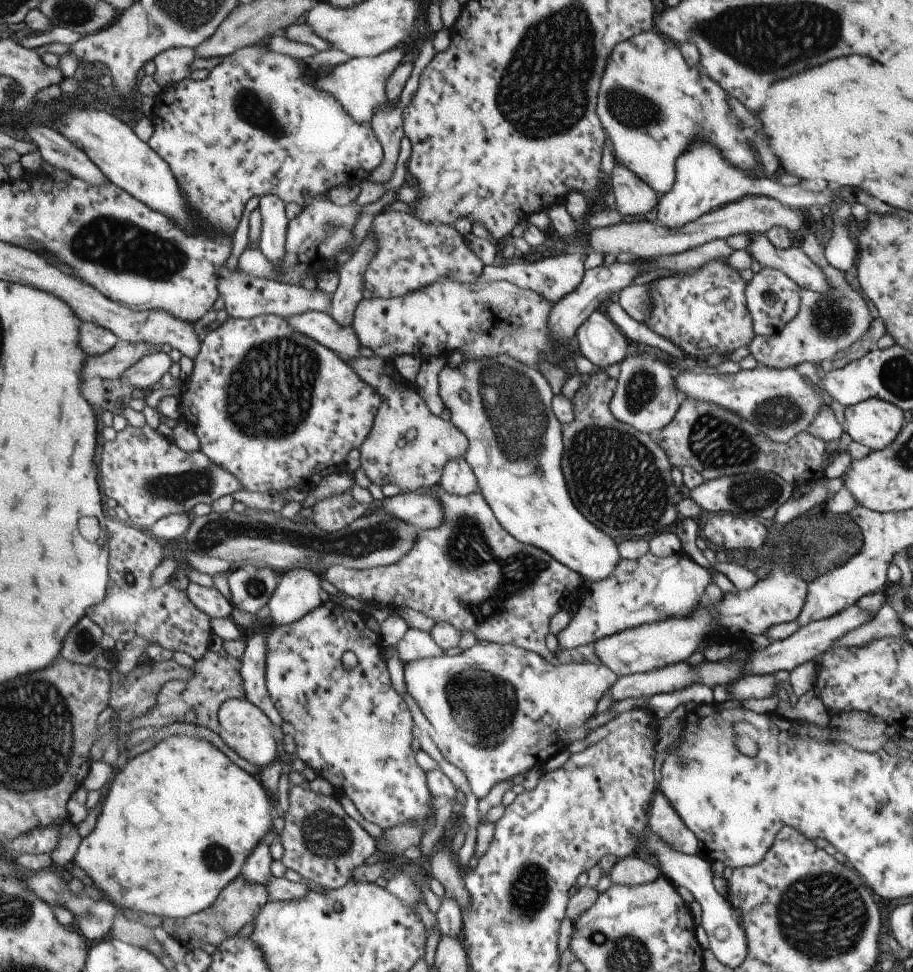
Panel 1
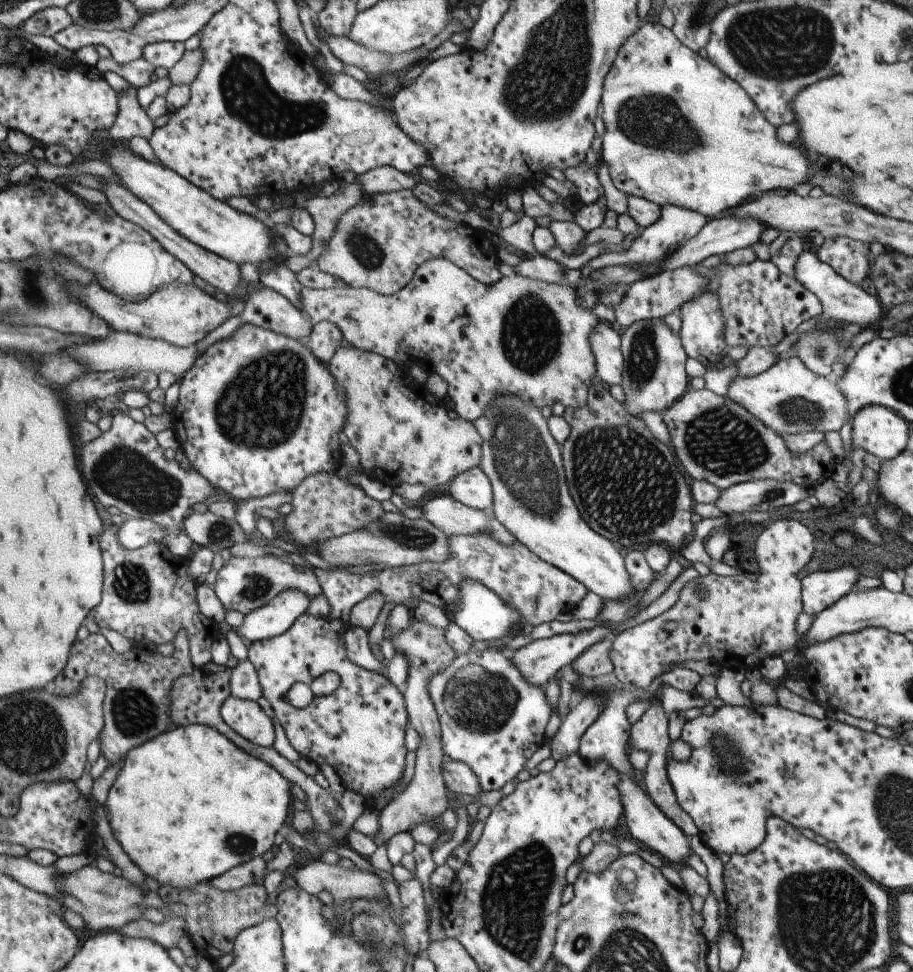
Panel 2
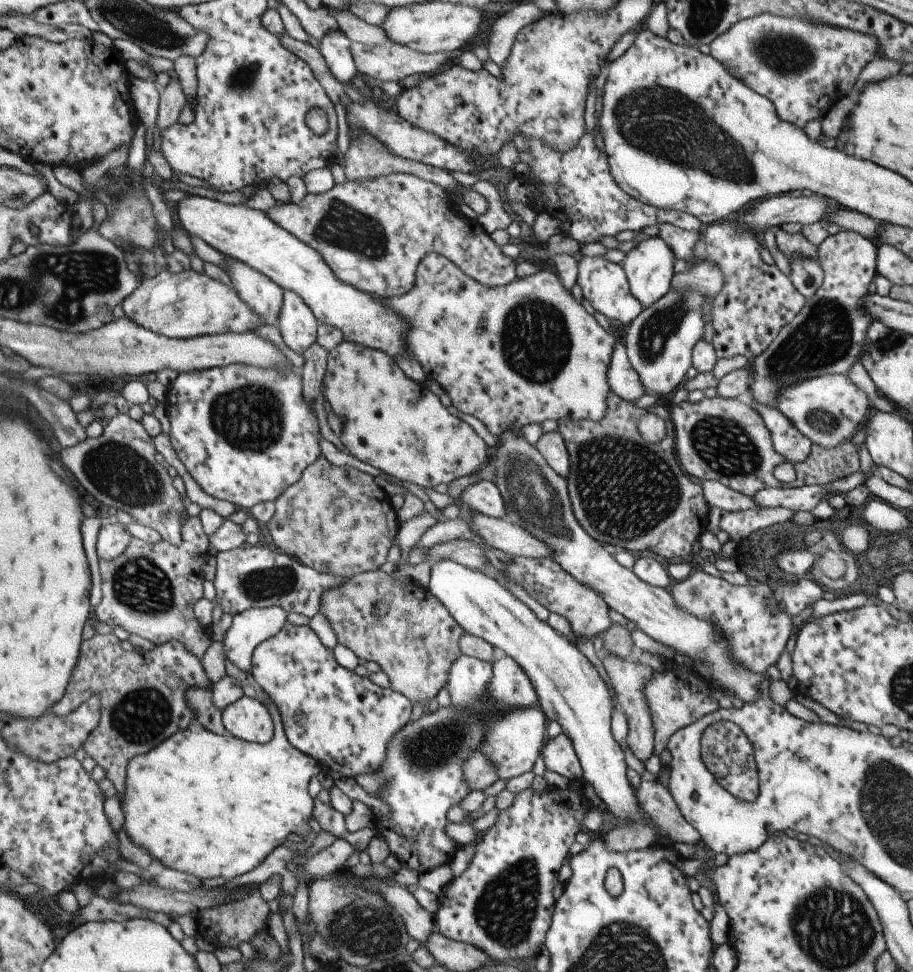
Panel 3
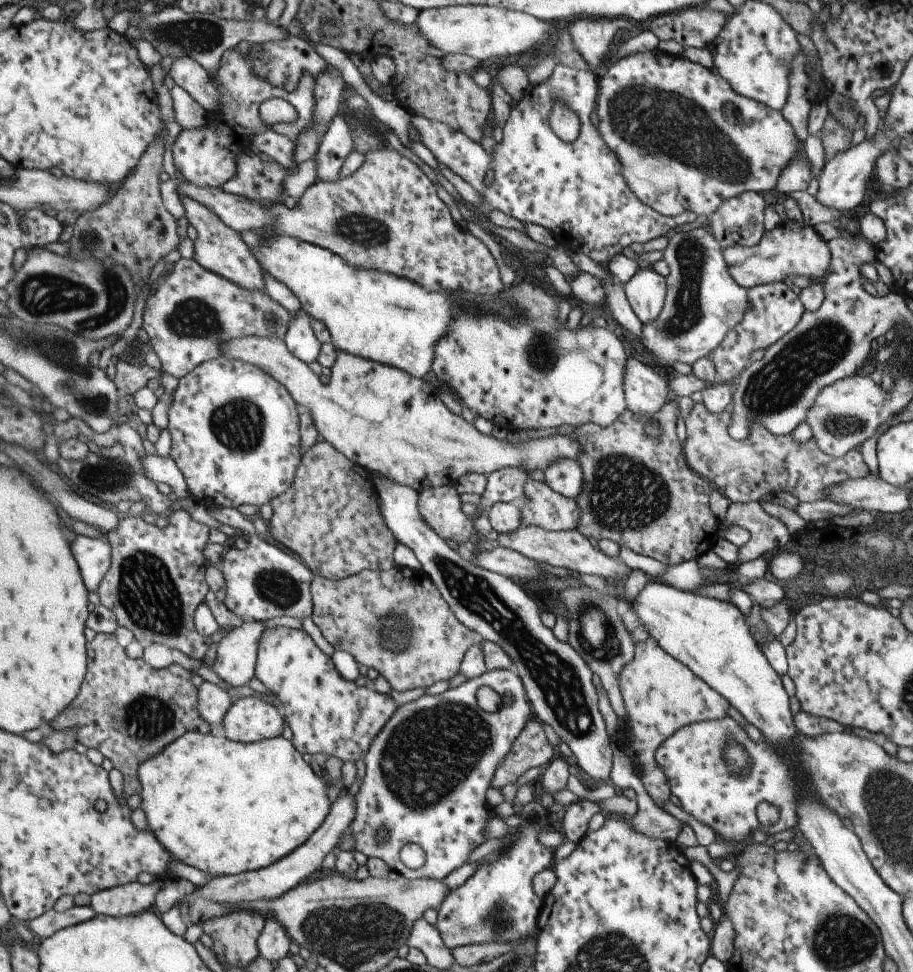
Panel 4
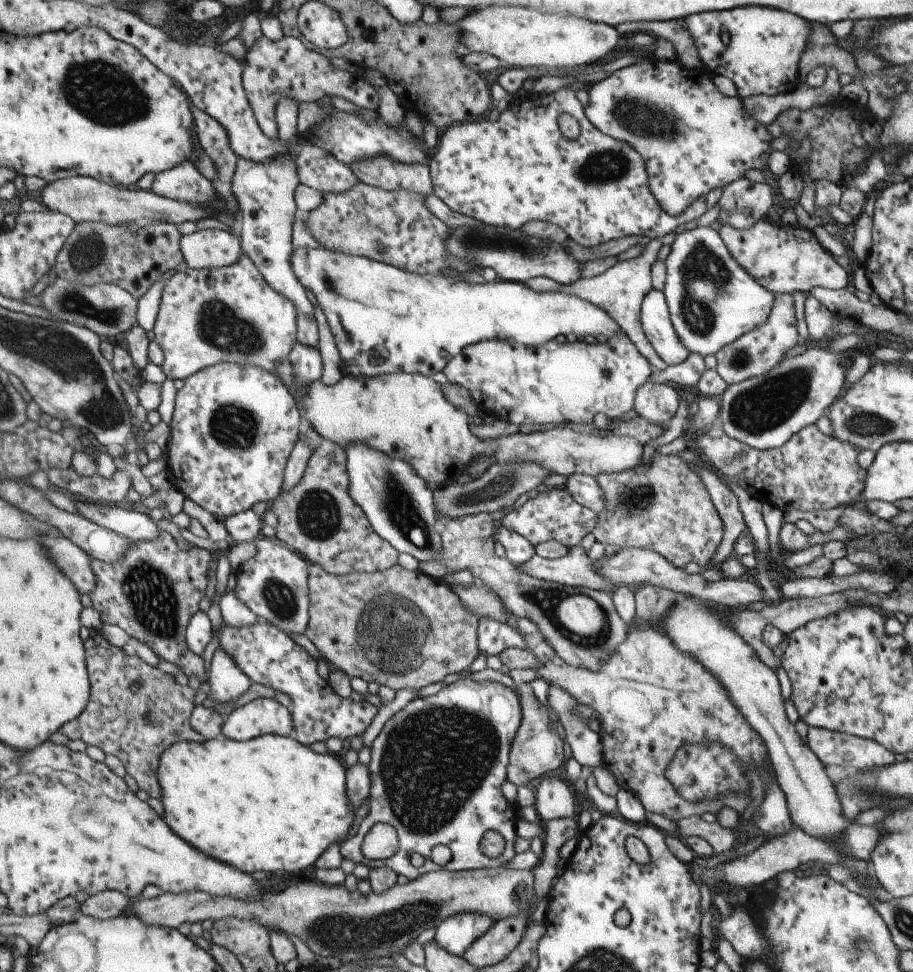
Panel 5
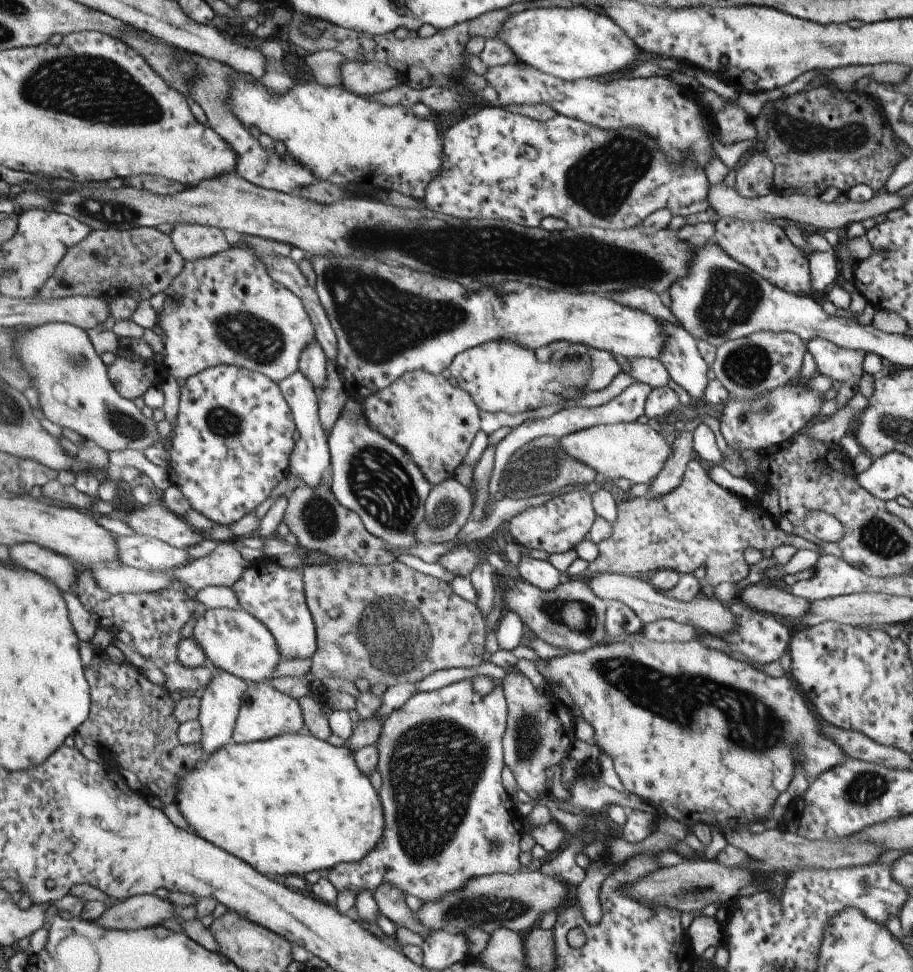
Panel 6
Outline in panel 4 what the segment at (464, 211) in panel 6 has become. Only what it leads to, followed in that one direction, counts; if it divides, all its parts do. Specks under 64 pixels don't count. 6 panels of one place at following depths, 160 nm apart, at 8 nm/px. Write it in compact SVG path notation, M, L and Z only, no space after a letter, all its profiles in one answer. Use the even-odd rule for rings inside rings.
M557 64L547 80L539 85L529 86L519 100L510 104L509 116L502 128L502 138L499 143L495 142L490 153L486 153L481 144L467 138L463 132L458 132L441 122L412 115L409 129L412 138L423 144L437 163L443 164L482 196L479 203L470 204L476 215L487 219L487 214L491 210L499 210L501 214L511 216L520 222L542 226L550 230L557 245L583 253L601 268L606 268L607 258L613 257L613 254L621 254L623 248L629 247L632 243L646 244L651 239L670 234L673 228L693 222L697 216L690 211L675 217L662 216L631 194L631 188L627 188L623 180L617 154L612 154L603 143L589 118L589 114L596 107L598 86L595 81L591 72ZM553 100L561 100L579 120L580 132L574 142L562 142L551 131L549 112ZM487 172L491 172L491 180L485 180Z

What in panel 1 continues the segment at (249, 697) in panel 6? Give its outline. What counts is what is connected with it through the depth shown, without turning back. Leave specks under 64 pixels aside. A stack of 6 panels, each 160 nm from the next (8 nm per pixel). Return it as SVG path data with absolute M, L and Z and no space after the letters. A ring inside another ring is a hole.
M231 699L222 702L218 714L218 734L227 747L232 748L235 752L240 752L252 763L257 769L262 770L271 761L275 761L275 740L267 726L264 716L258 716L258 708L253 706L247 700Z

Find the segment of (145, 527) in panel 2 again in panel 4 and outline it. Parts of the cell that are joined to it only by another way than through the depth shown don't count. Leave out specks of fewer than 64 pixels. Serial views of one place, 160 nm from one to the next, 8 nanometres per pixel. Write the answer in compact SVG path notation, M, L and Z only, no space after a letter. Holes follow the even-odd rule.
M78 535L69 542L69 548L79 568L79 576L83 580L85 590L88 593L95 593L101 578L109 569L111 559L111 548L106 536L95 540Z

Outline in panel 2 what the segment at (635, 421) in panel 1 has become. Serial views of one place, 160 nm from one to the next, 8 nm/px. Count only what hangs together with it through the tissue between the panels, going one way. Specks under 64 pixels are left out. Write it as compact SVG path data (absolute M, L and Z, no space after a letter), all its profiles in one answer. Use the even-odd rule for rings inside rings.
M647 318L633 322L620 336L623 372L619 386L623 391L625 412L638 417L643 412L661 414L669 409L689 387L685 373L687 356L683 351L679 334L672 332L663 318Z

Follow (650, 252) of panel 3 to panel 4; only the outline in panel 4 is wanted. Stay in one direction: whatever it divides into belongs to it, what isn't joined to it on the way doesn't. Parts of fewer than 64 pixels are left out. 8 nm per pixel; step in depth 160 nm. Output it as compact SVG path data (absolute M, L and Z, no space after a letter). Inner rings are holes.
M651 268L638 269L623 285L623 292L641 325L649 324L663 308L665 280Z

